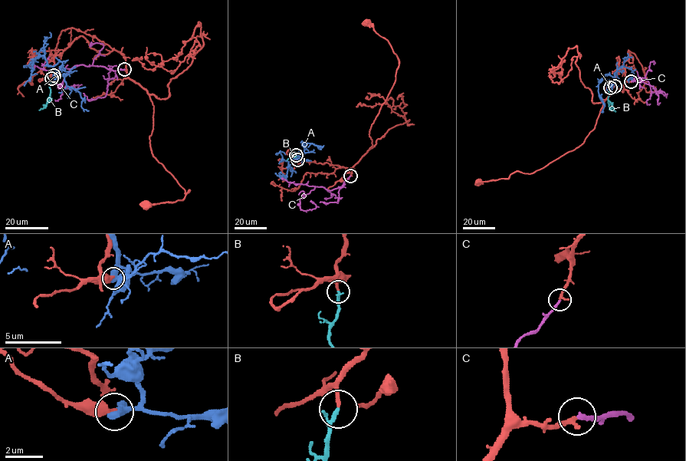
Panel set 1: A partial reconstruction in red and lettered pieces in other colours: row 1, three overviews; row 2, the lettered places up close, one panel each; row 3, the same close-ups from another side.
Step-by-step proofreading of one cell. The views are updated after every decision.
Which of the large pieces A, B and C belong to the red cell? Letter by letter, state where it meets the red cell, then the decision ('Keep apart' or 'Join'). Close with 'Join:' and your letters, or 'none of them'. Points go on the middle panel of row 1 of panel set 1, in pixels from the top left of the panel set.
A: Touches red at (297, 159). Keep apart
B: Touches red at (296, 155). Join
C: Touches red at (350, 176). Join
Join: B, C

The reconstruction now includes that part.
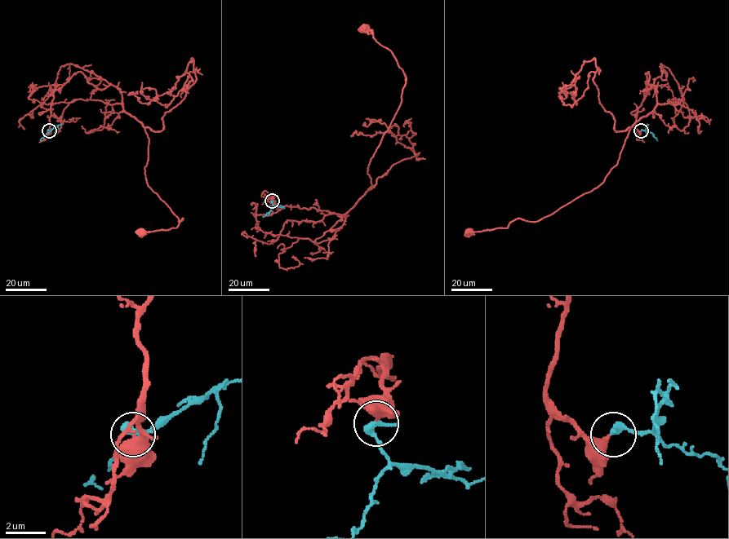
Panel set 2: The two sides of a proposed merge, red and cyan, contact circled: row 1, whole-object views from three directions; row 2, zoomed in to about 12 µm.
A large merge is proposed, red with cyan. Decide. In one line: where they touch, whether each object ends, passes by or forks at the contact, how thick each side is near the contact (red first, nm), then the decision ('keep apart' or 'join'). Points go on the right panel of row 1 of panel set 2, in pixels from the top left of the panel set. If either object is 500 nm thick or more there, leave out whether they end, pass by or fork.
place (641, 130); red ends; cyan ends; calibres 440 and 400 nm; join

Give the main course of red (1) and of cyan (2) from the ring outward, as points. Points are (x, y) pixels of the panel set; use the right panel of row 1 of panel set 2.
1: (641, 130), (634, 124), (648, 72), (656, 105), (630, 128), (601, 183), (536, 221), (468, 231)
2: (642, 130), (651, 133), (656, 140)

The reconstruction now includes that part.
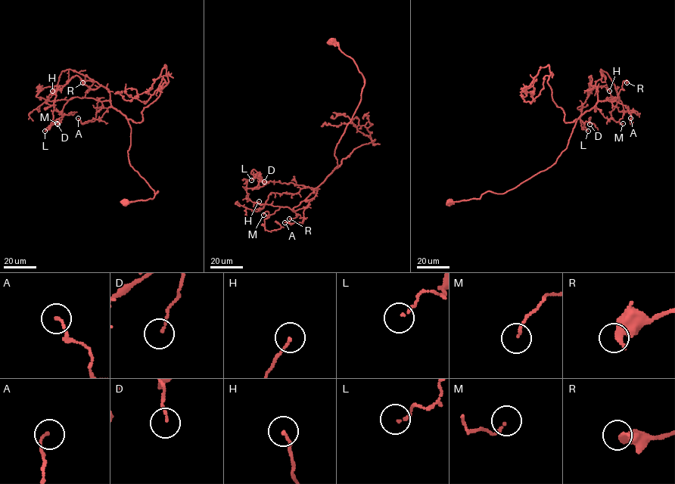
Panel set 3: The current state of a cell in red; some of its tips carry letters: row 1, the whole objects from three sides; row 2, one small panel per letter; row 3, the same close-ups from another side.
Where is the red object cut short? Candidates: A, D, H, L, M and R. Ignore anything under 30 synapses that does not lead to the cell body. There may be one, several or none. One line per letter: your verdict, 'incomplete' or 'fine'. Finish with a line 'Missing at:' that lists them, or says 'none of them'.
A: fine
D: fine
H: fine
L: fine
M: fine
R: fine
Missing at: none of them

